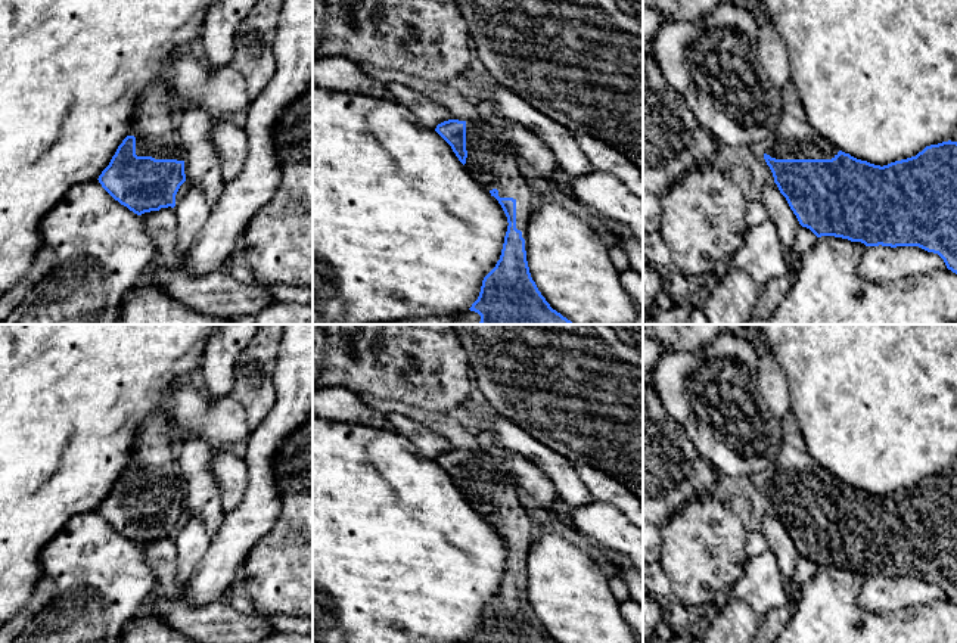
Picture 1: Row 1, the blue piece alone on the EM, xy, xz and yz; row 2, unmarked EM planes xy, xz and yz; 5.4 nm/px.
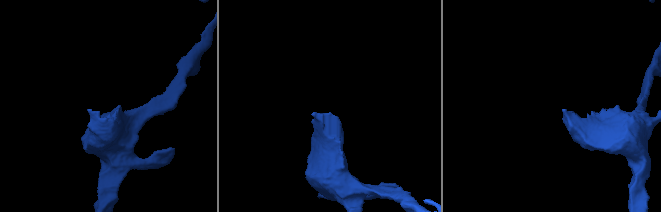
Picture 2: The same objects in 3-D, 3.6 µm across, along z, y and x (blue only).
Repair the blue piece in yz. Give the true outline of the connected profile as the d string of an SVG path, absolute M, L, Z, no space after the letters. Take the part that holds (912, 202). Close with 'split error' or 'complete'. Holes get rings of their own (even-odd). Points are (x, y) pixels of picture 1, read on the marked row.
M790 80L780 88L780 96L780 124L765 147L764 159L799 224L817 237L835 236L866 246L919 246L938 254L947 268L957 274L957 142L930 145L916 156L883 167L874 165L842 150L835 152L835 146L808 124L799 93Z; split error

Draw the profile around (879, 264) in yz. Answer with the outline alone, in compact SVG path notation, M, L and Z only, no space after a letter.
M867 246L858 276L870 283L895 282L917 274L945 270L944 260L919 246Z

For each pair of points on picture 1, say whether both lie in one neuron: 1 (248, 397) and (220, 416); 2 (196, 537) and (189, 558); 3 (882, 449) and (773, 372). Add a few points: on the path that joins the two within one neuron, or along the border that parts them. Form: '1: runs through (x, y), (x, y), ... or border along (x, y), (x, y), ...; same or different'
1: border along (229, 395), (242, 407), (251, 431); different
2: runs through (193, 541), (189, 553); same
3: border along (770, 350), (786, 378), (791, 409); different

